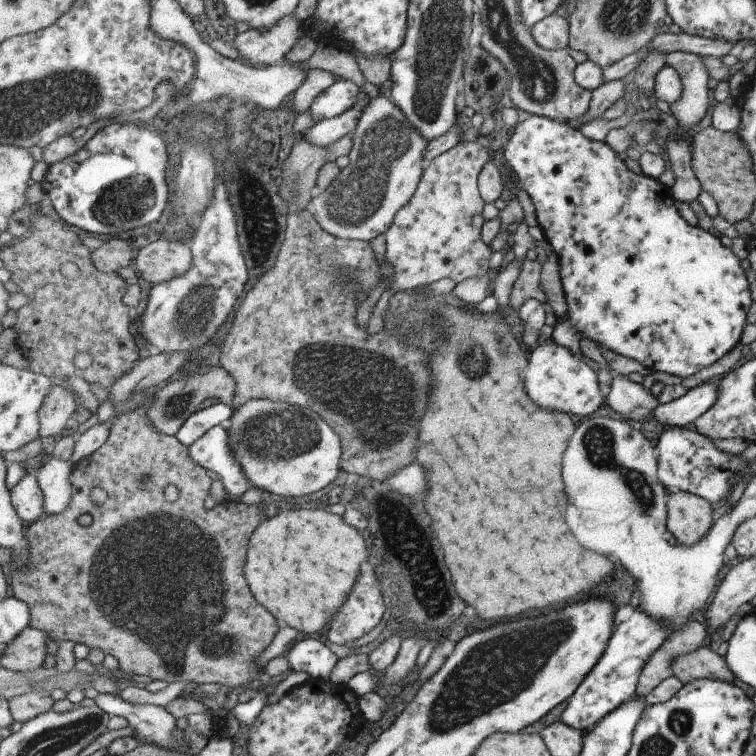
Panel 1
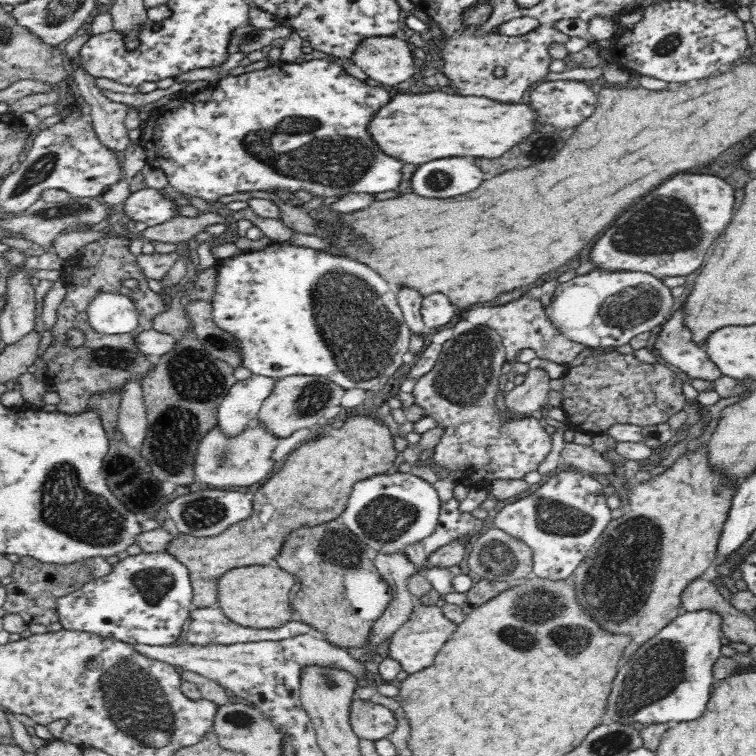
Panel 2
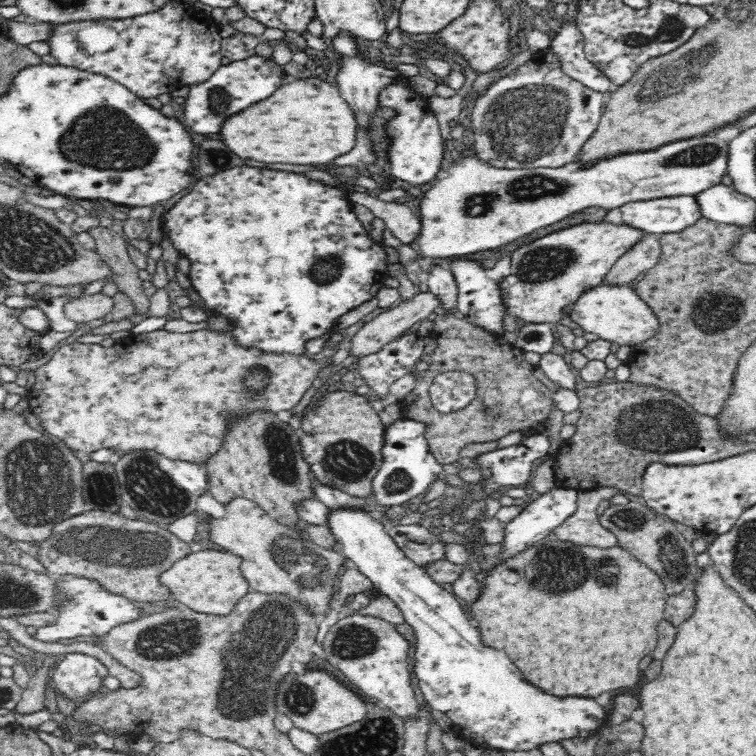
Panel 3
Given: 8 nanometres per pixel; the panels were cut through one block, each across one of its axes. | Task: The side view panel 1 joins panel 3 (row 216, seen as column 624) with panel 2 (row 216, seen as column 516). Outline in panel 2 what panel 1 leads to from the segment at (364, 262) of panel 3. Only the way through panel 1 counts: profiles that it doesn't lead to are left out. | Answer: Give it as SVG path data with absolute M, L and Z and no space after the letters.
M146 187L131 193L123 202L125 219L144 222L147 226L166 222L178 215L178 205L160 193L159 190Z

